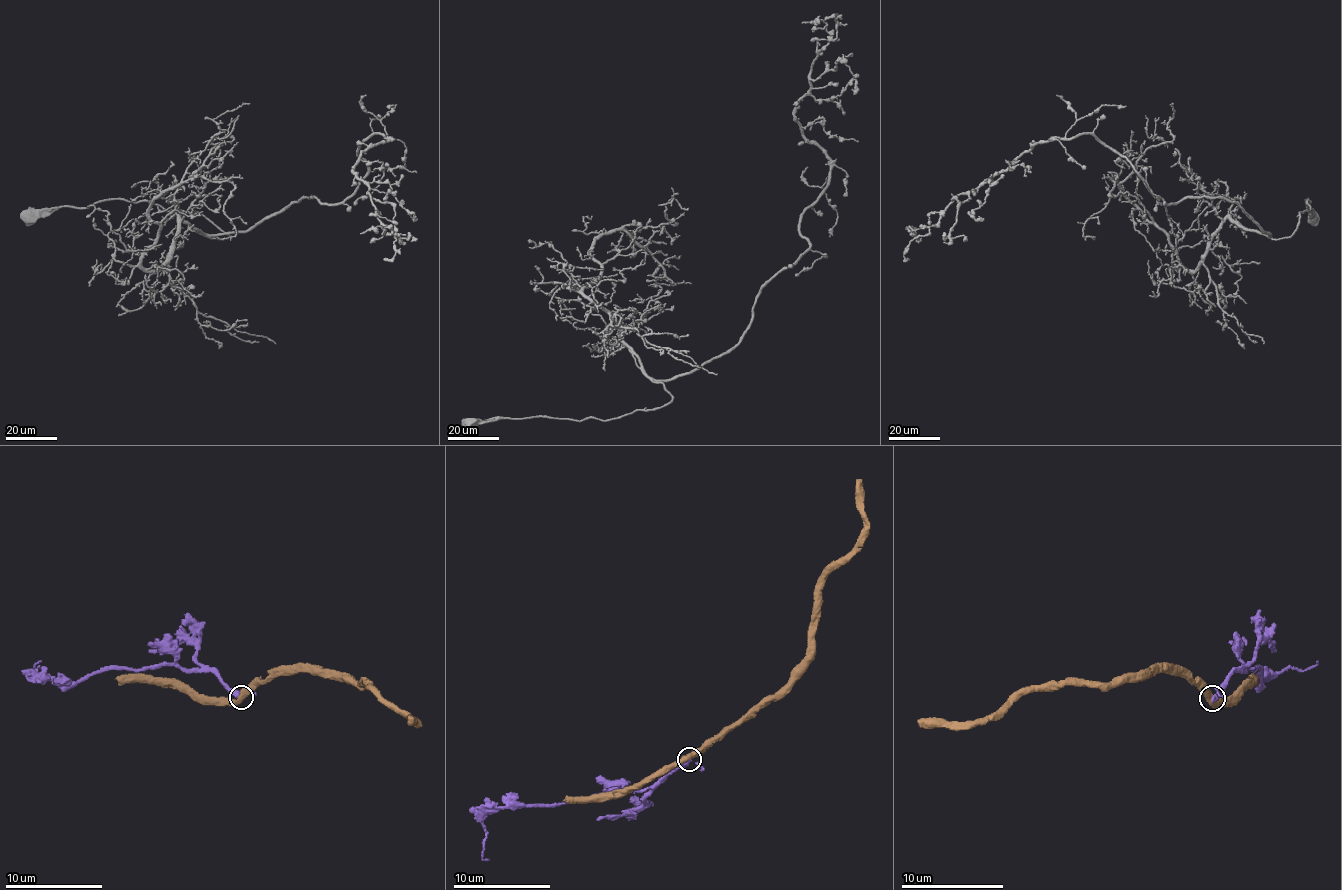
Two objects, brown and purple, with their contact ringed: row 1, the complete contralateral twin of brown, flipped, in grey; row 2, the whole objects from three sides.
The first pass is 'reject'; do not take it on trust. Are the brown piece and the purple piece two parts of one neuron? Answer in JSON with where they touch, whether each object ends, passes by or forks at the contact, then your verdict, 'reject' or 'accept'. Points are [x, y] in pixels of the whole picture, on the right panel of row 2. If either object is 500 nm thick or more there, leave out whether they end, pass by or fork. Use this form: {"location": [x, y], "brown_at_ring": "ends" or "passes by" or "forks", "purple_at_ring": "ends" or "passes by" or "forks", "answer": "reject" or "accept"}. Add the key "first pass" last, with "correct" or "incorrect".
{"location": [1212, 698], "brown_at_ring": "passes by", "purple_at_ring": "ends", "answer": "reject", "first pass": "correct"}

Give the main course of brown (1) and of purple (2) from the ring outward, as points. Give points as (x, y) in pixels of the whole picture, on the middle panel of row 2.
1: (688, 760), (780, 690), (807, 656), (817, 585), (853, 549), (863, 530), (860, 483), (856, 479)
2: (688, 760), (645, 789), (608, 789), (562, 803), (497, 806), (482, 820), (487, 833), (482, 857), (490, 859)

